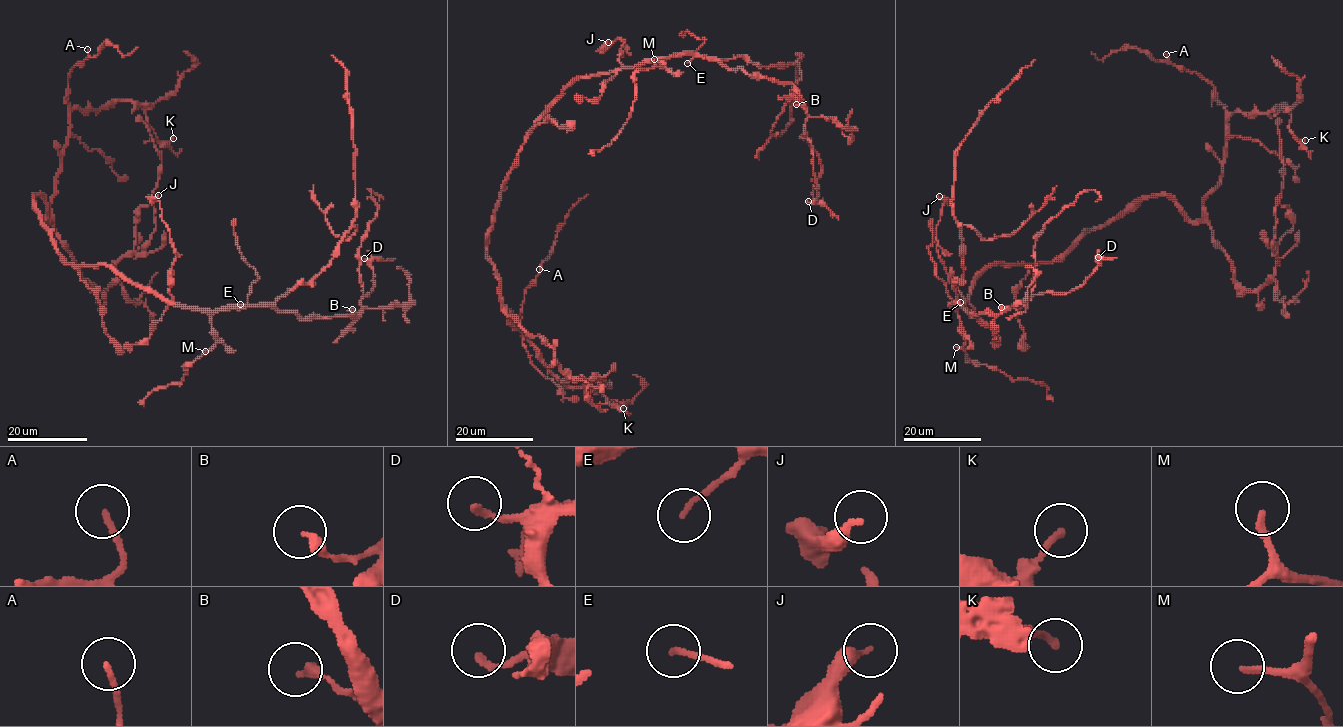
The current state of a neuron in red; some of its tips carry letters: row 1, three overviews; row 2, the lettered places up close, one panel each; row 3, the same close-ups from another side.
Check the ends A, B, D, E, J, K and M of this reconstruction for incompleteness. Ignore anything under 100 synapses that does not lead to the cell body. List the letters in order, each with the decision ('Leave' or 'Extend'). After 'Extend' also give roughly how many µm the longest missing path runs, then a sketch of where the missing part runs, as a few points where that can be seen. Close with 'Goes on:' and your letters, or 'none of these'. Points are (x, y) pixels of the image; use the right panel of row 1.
A: Leave
B: Leave
D: Leave
E: Leave
J: Leave
K: Leave
M: Extend. Missing length about 60 µm. Course of what is missing: (956, 347), (945, 359), (948, 377), (984, 423), (1006, 436), (1024, 429), (1029, 422), (1035, 422), (1040, 432)
Goes on: M

